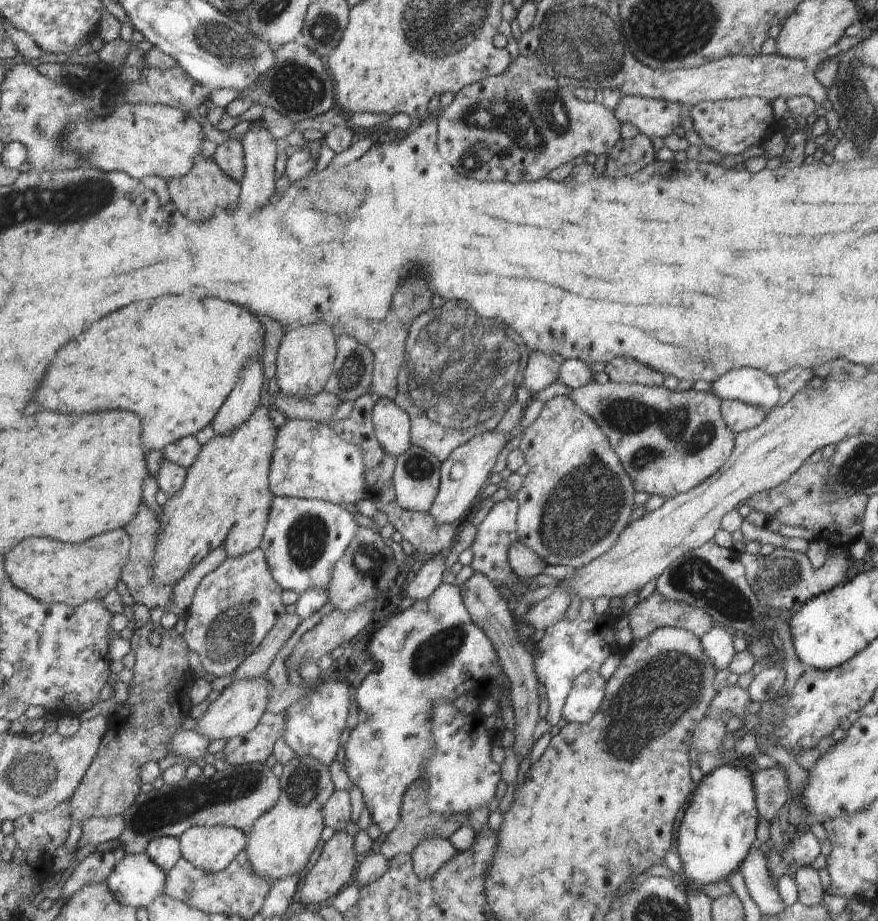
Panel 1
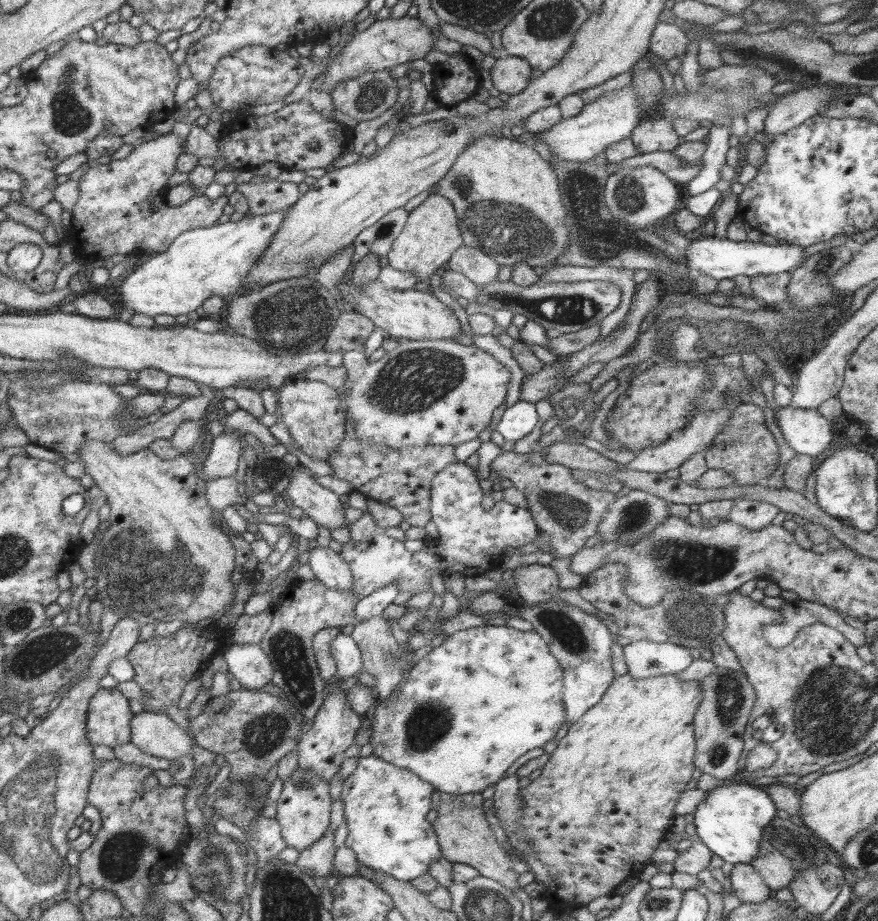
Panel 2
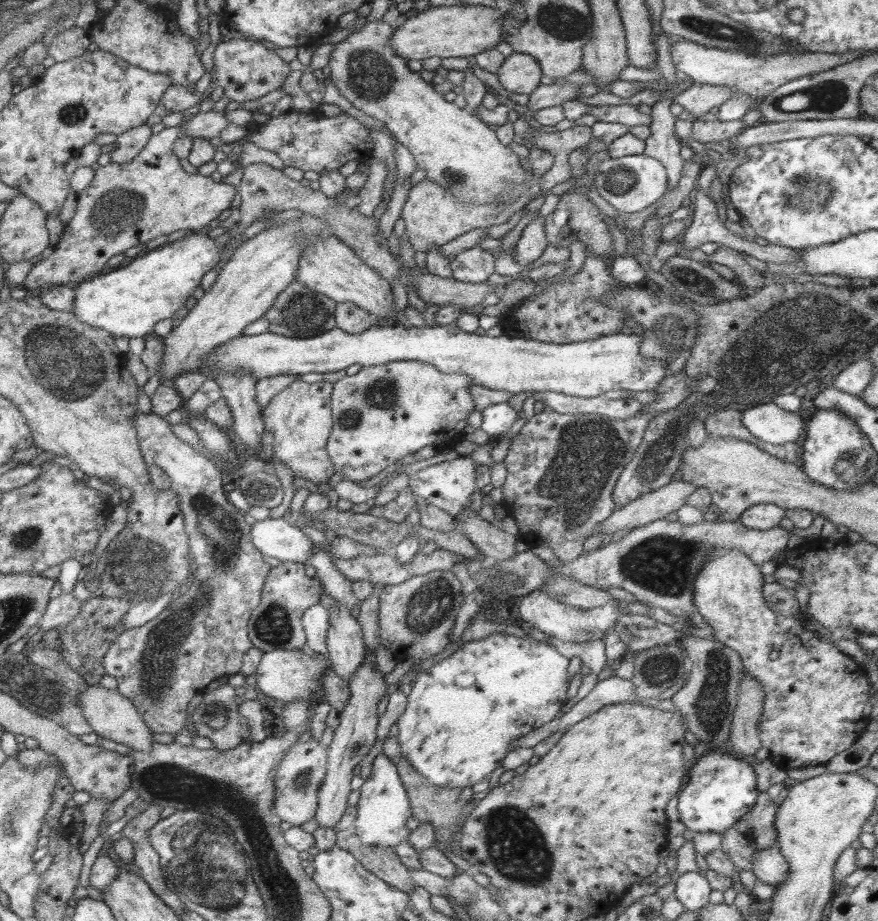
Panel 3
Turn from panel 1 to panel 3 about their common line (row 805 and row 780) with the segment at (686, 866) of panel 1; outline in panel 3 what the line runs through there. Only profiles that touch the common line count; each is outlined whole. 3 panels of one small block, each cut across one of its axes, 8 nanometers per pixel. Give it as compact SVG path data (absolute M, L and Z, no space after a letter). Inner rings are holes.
M711 750L690 772L686 787L678 793L678 813L680 822L692 832L710 832L722 835L742 816L749 814L760 794L757 776L750 764L736 760L733 756Z

